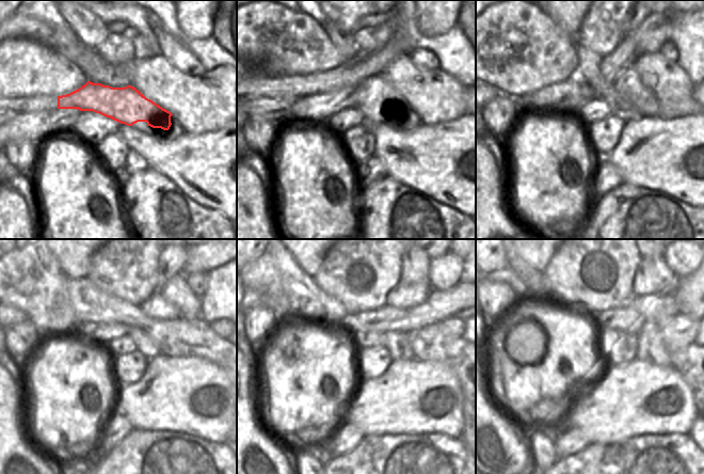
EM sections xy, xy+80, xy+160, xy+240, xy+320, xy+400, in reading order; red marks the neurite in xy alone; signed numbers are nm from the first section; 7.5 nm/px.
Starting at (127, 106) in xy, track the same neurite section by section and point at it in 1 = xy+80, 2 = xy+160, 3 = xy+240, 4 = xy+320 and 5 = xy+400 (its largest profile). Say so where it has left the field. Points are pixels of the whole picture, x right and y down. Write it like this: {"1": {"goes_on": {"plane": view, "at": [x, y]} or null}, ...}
{"1": {"goes_on": {"plane": "xy+80", "at": [377, 106]}}, "2": {"goes_on": {"plane": "xy+160", "at": [650, 108]}}, "3": {"goes_on": {"plane": "xy+240", "at": [197, 338]}}, "4": {"goes_on": {"plane": "xy+320", "at": [429, 343]}}, "5": {"goes_on": {"plane": "xy+400", "at": [692, 362]}}}

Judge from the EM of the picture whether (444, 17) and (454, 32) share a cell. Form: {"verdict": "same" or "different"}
{"verdict": "different"}

